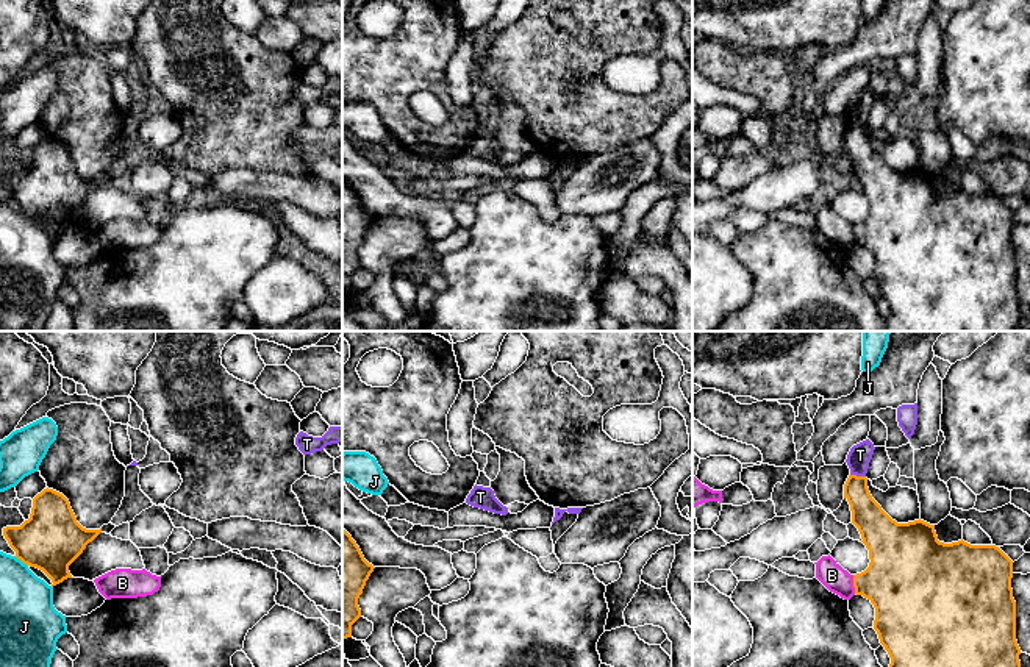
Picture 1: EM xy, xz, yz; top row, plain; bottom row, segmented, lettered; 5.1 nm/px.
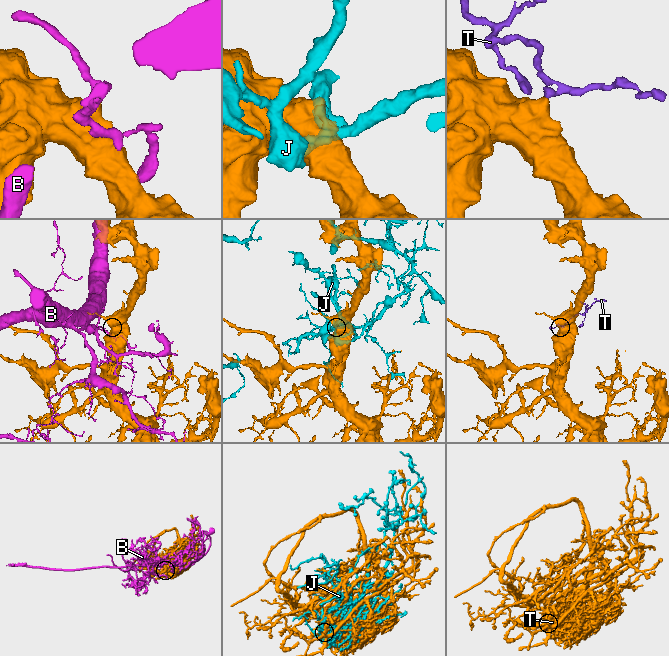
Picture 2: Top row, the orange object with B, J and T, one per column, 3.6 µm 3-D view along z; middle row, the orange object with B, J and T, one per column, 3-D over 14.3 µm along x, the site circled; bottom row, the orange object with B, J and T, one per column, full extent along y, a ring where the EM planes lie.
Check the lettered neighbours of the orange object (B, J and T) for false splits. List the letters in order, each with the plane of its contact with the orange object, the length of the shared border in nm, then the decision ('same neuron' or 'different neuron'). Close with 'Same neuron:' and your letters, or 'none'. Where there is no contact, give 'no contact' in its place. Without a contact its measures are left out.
B: contact in yz; length 100 nm; different neuron
J: contact in xy; length 90 nm; different neuron
T: contact in yz; length 80 nm; different neuron
Same neuron: none

